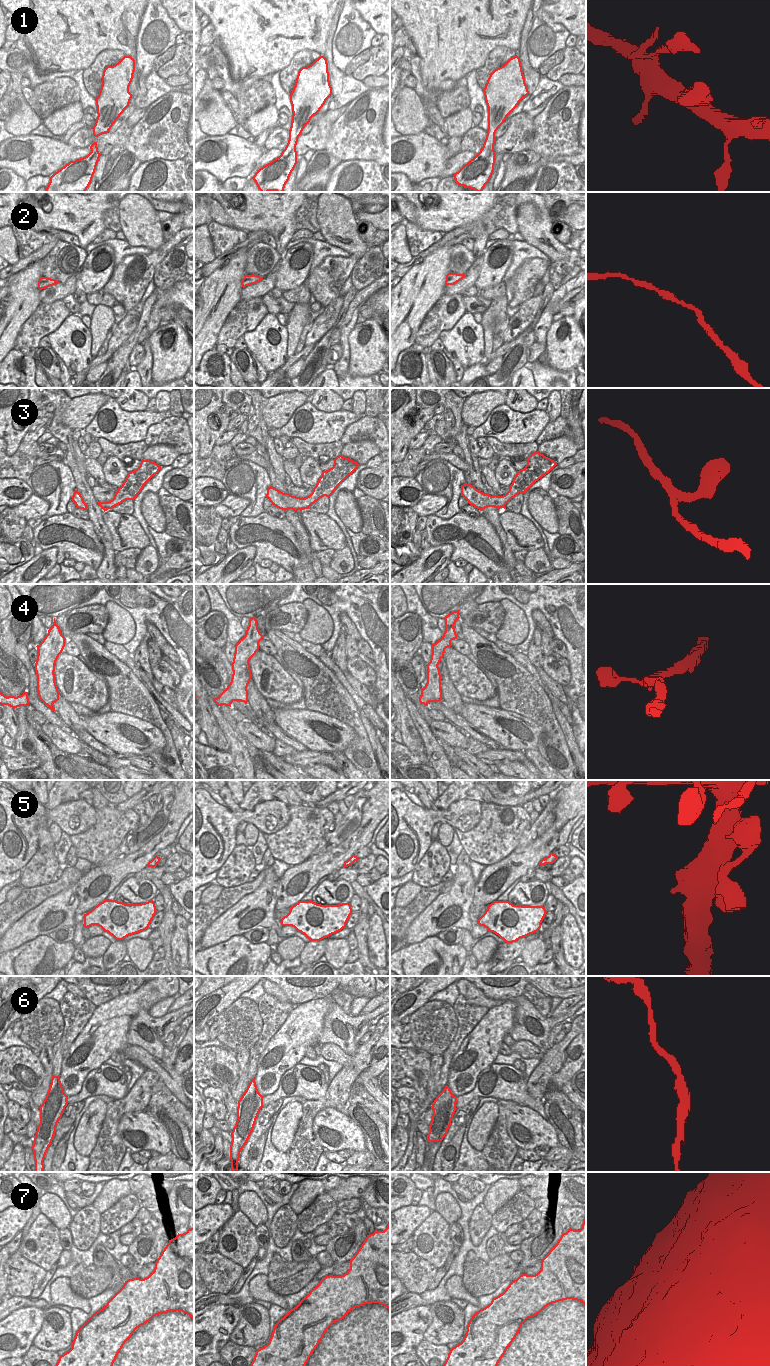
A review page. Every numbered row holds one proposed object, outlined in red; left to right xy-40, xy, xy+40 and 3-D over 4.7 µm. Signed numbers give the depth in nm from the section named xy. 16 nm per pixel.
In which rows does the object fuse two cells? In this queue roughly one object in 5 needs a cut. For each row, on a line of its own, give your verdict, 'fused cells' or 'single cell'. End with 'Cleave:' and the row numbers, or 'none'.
1: single cell
2: single cell
3: single cell
4: single cell
5: single cell
6: fused cells
7: single cell
Cleave: 6

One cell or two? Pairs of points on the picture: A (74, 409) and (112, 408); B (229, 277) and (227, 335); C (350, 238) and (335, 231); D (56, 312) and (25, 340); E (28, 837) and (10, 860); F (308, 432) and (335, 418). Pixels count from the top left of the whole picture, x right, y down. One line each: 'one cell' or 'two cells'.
A: two cells
B: two cells
C: one cell
D: one cell
E: one cell
F: one cell

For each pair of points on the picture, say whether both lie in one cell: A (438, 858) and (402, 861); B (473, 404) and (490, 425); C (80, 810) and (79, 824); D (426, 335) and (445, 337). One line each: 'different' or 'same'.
A: different
B: different
C: same
D: different

